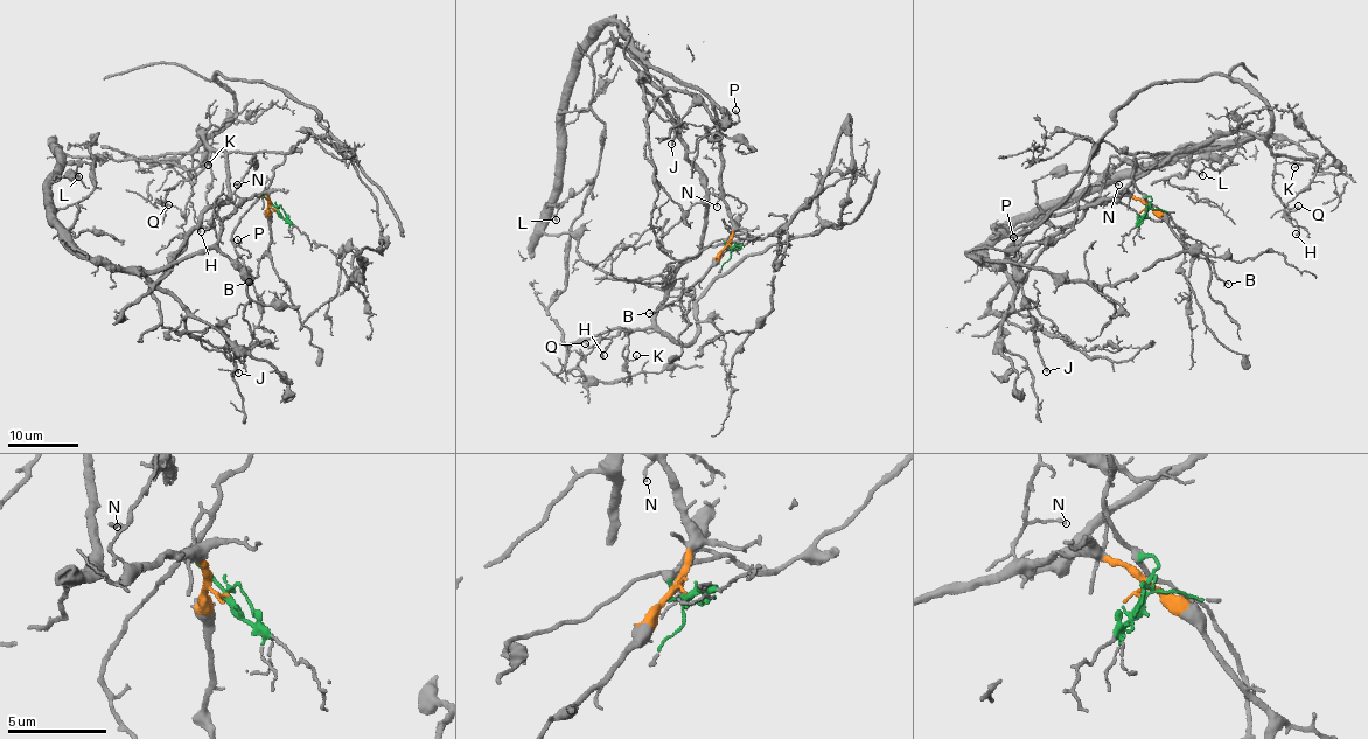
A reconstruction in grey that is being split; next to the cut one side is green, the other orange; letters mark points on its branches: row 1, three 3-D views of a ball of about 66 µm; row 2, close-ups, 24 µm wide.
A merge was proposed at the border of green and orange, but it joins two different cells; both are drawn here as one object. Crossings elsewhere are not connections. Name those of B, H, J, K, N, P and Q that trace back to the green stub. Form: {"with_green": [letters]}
{"with_green": ["H", "J", "K", "Q"]}

